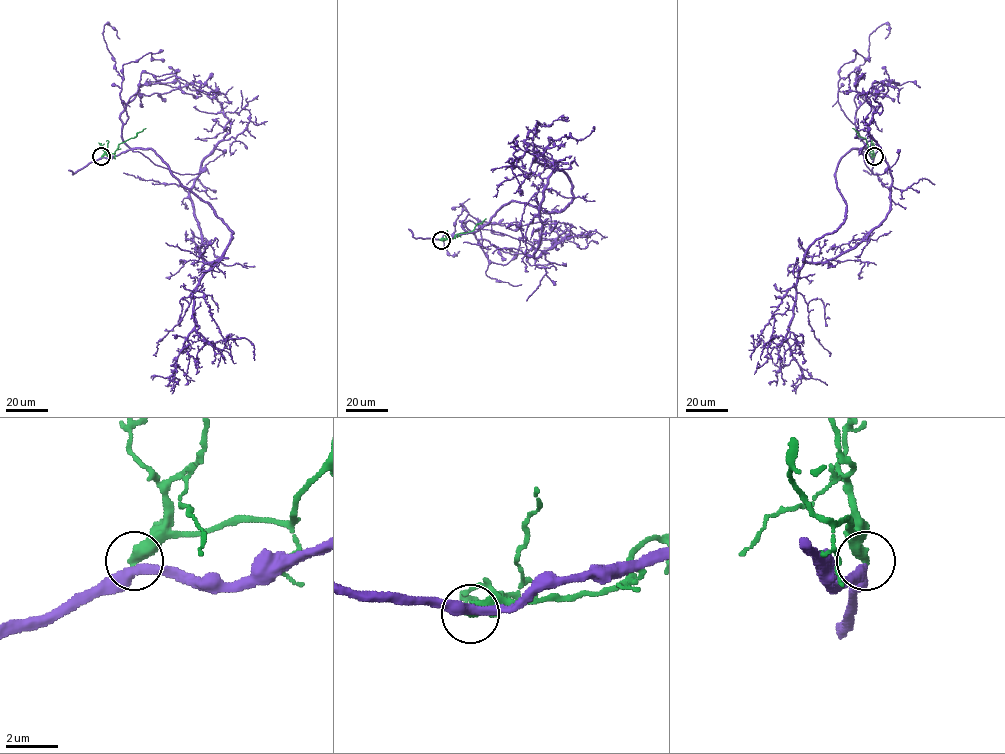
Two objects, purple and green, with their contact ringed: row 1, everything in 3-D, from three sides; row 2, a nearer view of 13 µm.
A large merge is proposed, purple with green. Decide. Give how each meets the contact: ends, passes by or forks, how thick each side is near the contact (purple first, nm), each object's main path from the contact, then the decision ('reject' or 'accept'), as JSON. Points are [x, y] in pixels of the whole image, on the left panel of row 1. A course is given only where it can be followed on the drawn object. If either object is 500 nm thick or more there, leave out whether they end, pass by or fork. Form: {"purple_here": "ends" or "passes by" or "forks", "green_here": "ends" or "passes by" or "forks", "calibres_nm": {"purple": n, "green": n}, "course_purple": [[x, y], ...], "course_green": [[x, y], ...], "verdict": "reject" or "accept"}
{"purple_here": "passes by", "green_here": "ends", "calibres_nm": {"purple": 360, "green": 480}, "course_purple": [[102, 157], [151, 149], [231, 230], [216, 261], [199, 253], [189, 188], [230, 120], [193, 85], [199, 75]], "course_green": [[102, 157], [114, 153], [119, 144], [146, 128]], "verdict": "reject"}

